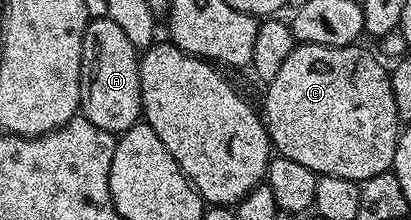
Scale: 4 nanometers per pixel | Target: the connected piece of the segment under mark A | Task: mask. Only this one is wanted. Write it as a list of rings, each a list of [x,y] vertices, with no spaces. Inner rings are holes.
[[[94,17],[83,35],[80,116],[95,127],[120,135],[142,120],[139,50],[110,17]]]

